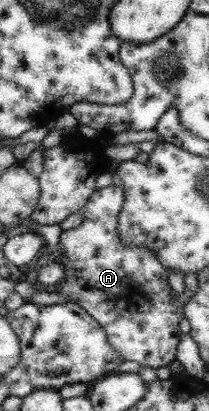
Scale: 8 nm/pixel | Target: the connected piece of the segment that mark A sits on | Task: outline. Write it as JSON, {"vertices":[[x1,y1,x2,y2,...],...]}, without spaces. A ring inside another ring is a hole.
{"vertices":[[119,186,96,188,89,196,87,203,80,209,83,216,81,223,67,231,62,231,59,235,59,245,61,245,61,255,55,258,49,252,46,261,57,263,63,269,63,278,53,287,53,292,59,295,67,295,71,303,76,303,82,307,87,315,90,315,100,328,105,332,107,343,113,351,125,361,133,361,139,367,149,367,157,370,160,367,169,365,175,360,176,345,180,336,178,323,183,319,184,298,174,298,171,288,167,283,168,271,156,258,154,251,146,247,136,245,125,245,120,240,117,222,118,213,122,208,124,193],[99,303,116,303,116,309,95,309]]}

